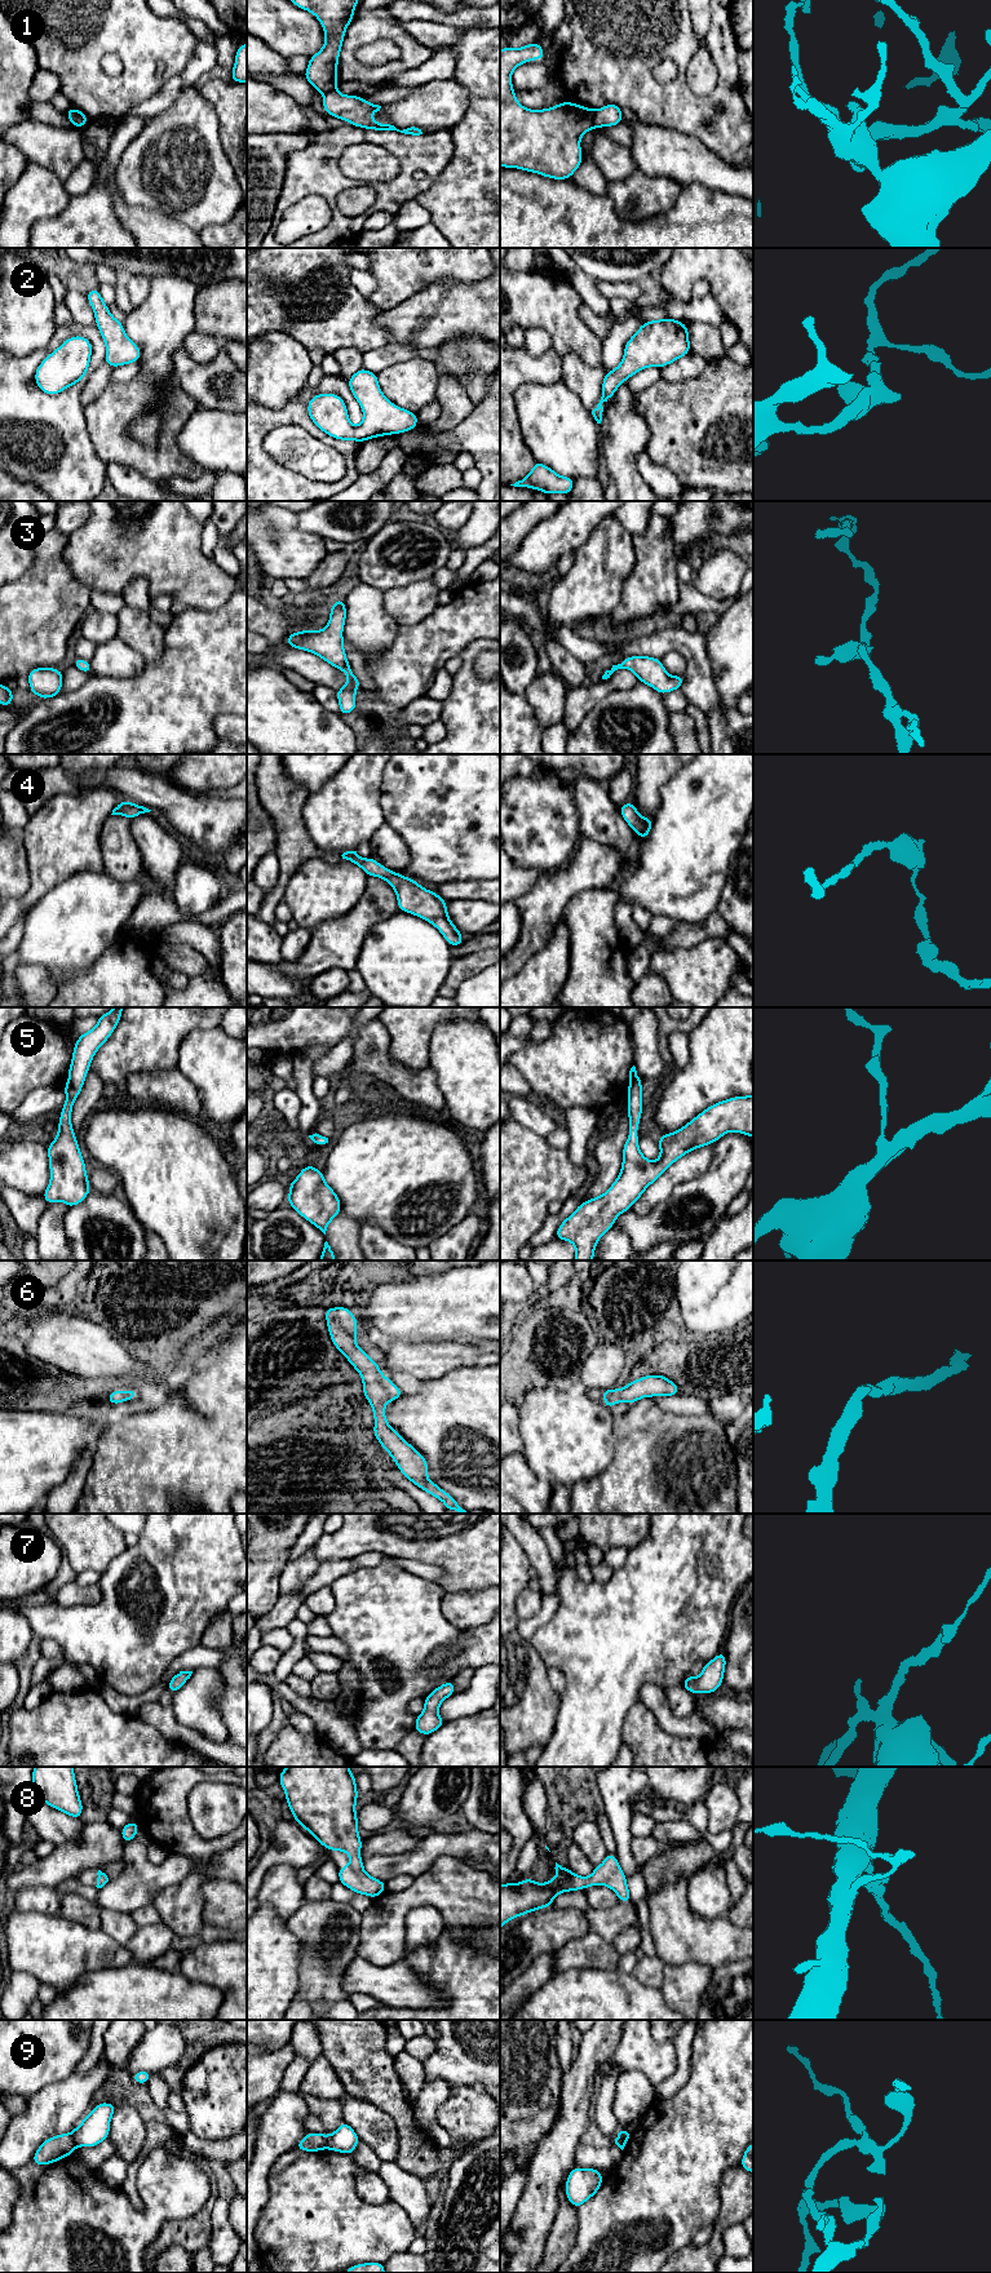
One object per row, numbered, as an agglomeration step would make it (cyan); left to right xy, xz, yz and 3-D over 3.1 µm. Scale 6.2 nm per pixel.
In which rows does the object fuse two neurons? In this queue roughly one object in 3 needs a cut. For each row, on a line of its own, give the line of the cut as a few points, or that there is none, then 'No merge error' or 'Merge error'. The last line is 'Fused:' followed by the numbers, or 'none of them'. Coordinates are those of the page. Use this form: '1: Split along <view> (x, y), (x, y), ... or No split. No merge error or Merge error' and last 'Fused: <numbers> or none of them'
1: Split along xy (78, 110), (76, 127). Merge error
2: No split. No merge error
3: No split. No merge error
4: No split. No merge error
5: No split. No merge error
6: No split. No merge error
7: No split. No merge error
8: No split. No merge error
9: Split along xy (70, 2134), (75, 2145). Merge error
Fused: 1, 9

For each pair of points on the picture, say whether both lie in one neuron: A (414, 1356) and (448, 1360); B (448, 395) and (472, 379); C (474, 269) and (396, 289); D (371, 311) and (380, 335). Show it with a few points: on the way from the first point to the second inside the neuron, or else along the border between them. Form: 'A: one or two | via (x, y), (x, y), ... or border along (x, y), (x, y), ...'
A: one | via (423, 1360), (439, 1360)
B: two | border along (441, 372), (456, 377), (474, 404)
C: one | via (455, 269), (415, 270)
D: one | via (371, 317), (371, 326), (375, 329)

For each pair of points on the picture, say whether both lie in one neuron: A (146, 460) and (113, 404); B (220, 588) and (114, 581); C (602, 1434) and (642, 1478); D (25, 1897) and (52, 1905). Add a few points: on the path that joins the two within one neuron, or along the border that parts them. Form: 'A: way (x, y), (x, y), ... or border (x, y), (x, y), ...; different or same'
A: way (131, 450), (113, 431), (113, 420); same
B: way (194, 579), (181, 570), (140, 570); same
C: border (616, 1418), (614, 1425), (614, 1456), (601, 1472); different
D: way (31, 1899), (45, 1900); same

